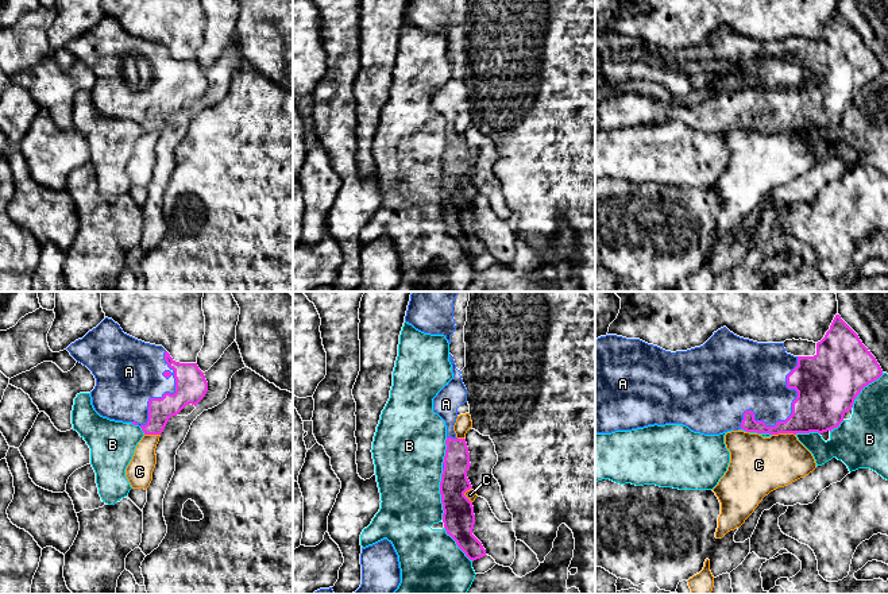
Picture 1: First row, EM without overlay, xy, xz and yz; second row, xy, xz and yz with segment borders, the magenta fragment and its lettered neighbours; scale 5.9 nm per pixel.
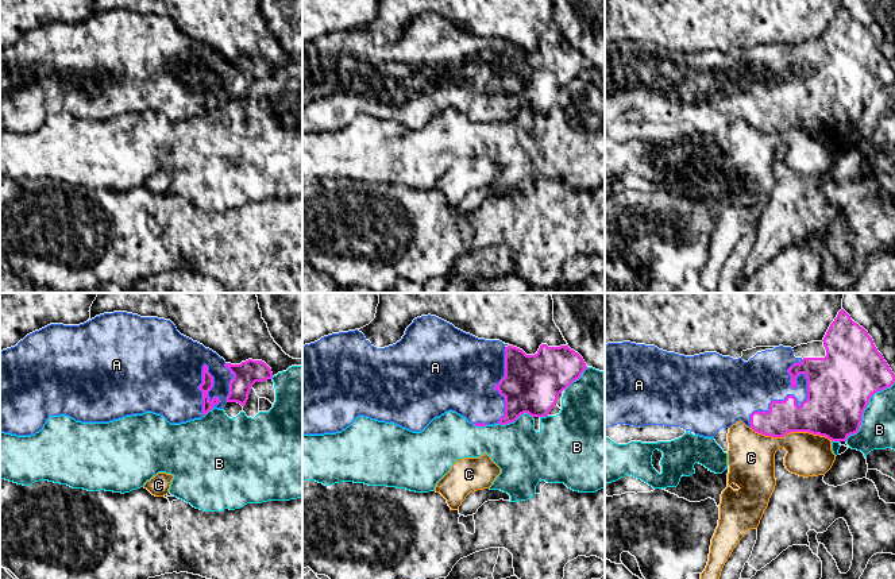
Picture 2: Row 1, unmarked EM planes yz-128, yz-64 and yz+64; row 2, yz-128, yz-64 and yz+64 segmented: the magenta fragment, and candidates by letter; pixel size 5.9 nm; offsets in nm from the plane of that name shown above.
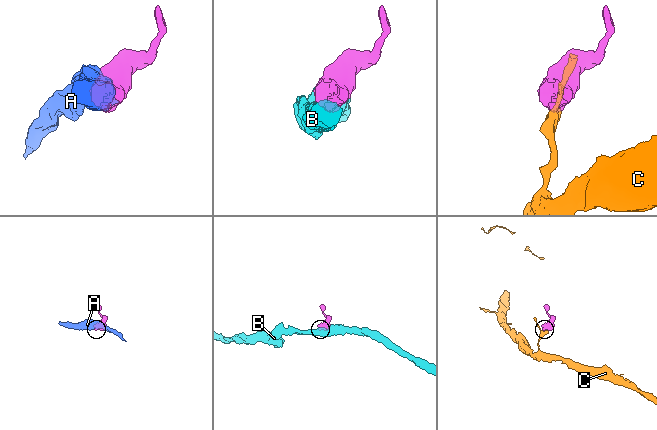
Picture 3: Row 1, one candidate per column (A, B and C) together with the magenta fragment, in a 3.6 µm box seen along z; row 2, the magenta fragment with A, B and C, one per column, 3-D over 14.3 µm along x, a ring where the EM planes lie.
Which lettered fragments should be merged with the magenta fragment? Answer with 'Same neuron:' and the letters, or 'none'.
Same neuron: A

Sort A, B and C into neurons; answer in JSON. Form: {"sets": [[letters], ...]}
{"sets": [["A"], ["B"], ["C"]]}

